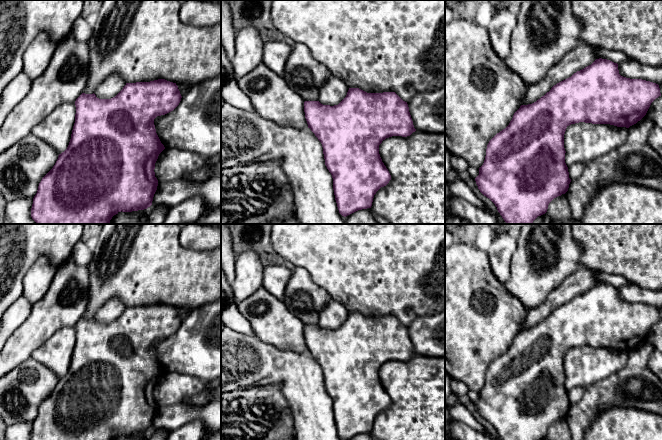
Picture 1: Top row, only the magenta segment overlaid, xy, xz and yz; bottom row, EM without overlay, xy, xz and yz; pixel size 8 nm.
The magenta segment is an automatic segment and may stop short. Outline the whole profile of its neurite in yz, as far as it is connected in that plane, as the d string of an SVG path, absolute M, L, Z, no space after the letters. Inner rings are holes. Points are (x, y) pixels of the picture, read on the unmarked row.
M596 283L591 289L577 295L571 301L554 309L549 316L538 323L536 326L528 329L521 329L514 337L509 349L497 357L488 367L486 380L483 389L479 392L479 399L475 402L480 416L489 422L497 431L501 440L541 440L547 436L549 427L556 421L565 418L568 415L571 403L569 402L568 391L565 387L564 358L566 352L575 347L585 346L592 348L610 348L617 351L626 351L636 348L647 337L651 327L661 320L659 309L642 303L630 303L619 298L618 288L607 283Z

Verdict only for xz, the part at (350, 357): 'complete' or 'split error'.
complete

